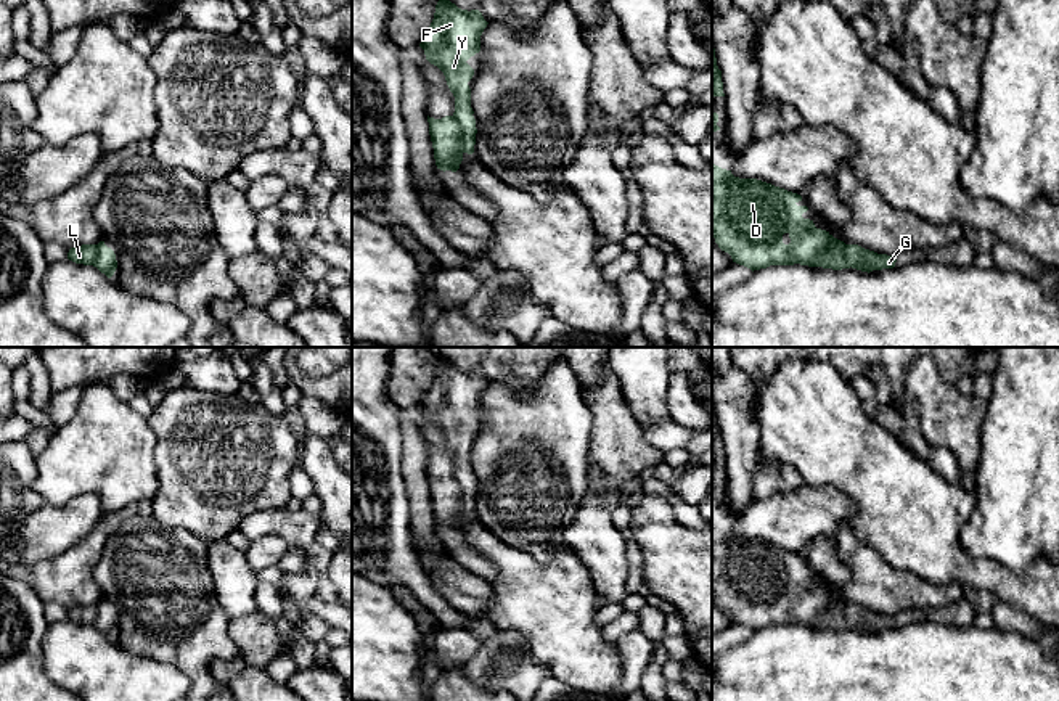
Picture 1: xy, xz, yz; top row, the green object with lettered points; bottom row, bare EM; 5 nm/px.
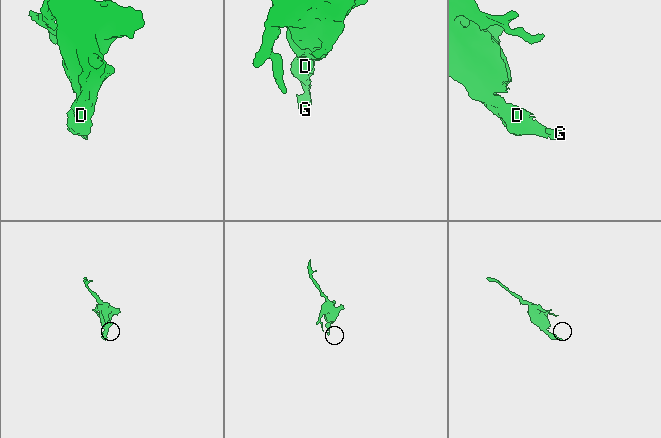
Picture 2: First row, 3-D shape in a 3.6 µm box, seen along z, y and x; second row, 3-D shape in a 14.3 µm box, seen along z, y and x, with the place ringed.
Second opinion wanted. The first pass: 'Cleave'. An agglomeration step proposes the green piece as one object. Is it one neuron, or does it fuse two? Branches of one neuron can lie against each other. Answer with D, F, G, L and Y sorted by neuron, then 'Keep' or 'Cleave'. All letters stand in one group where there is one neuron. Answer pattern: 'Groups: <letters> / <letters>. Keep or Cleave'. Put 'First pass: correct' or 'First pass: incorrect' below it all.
Groups: D F G L Y. Keep
First pass: incorrect

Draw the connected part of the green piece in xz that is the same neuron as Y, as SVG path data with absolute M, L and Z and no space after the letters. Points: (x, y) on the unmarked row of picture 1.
M440 357L434 379L419 404L426 420L444 432L455 457L452 476L442 479L427 476L435 526L444 532L456 532L463 514L474 513L477 489L468 445L474 429L466 421L480 412L480 396L487 384L479 370L461 370Z

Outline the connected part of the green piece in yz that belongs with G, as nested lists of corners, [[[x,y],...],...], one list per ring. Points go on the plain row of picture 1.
[[[712,523],[712,595],[733,622],[760,630],[808,625],[873,632],[893,629],[897,617],[845,605],[803,579],[802,556],[757,539],[739,539]]]

